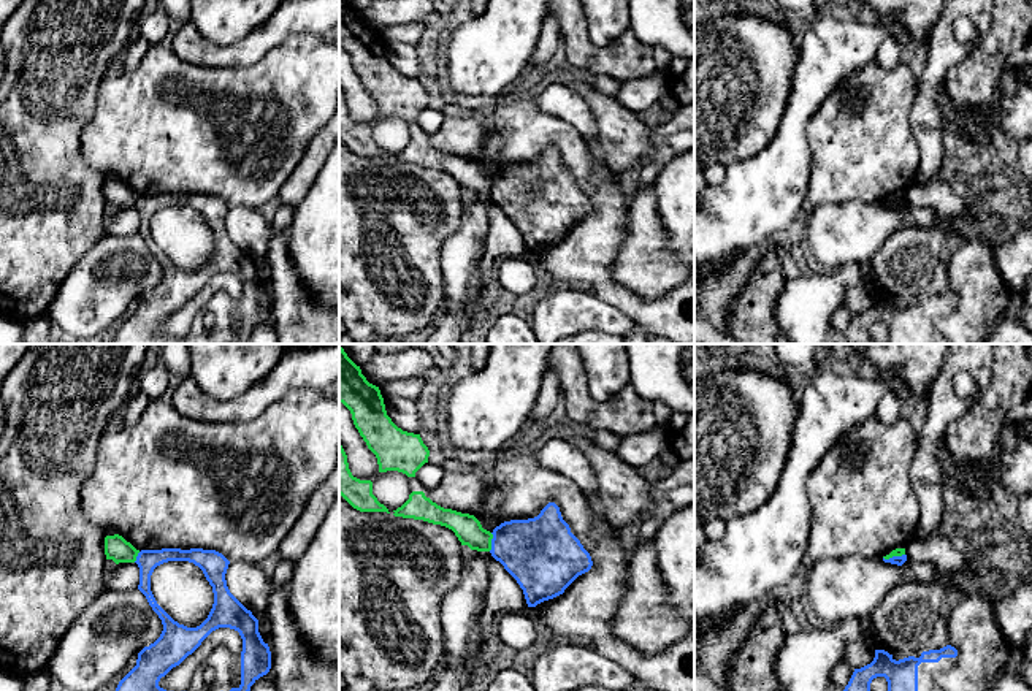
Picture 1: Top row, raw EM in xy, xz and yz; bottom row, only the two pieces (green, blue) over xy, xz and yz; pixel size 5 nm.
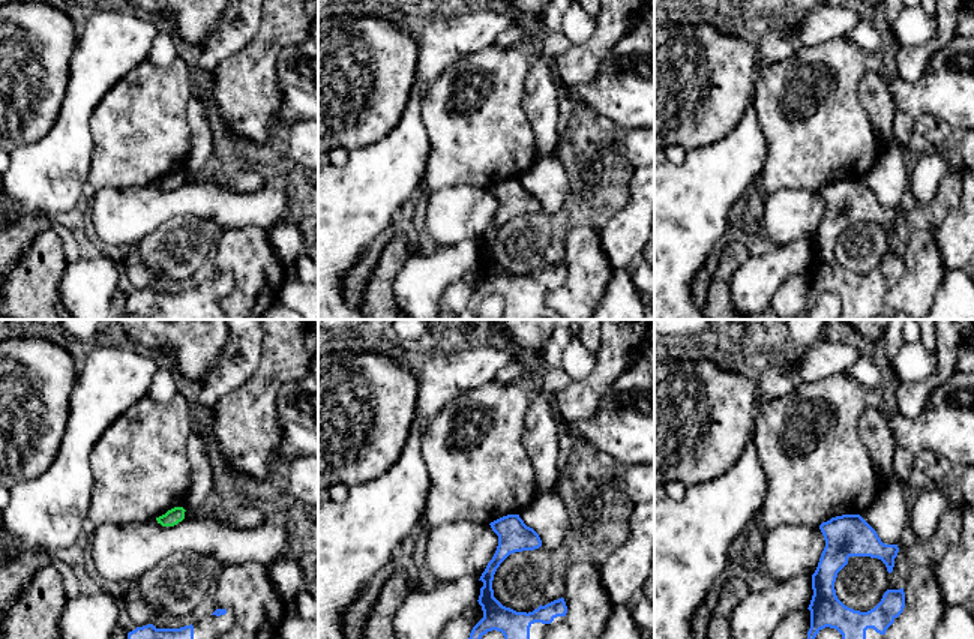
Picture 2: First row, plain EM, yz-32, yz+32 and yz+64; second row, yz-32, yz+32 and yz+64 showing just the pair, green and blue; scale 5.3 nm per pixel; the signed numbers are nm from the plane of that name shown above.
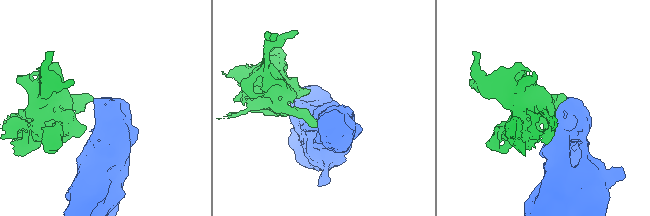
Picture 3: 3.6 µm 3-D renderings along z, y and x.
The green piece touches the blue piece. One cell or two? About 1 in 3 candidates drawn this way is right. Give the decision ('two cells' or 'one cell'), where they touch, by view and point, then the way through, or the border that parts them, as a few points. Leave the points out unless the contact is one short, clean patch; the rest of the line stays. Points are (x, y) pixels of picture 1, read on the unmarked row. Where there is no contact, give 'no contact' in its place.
two cells | xz (490, 187) | along xz (492, 178), (492, 192), (489, 195)

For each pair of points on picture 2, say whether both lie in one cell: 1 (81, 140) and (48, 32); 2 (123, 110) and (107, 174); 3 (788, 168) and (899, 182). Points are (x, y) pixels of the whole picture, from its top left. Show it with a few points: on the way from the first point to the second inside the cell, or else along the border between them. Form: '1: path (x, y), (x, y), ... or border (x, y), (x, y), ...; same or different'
1: border (72, 54), (66, 95), (54, 122); different
2: path (123, 126), (123, 155), (120, 158); same
3: border (884, 152), (860, 179); different

